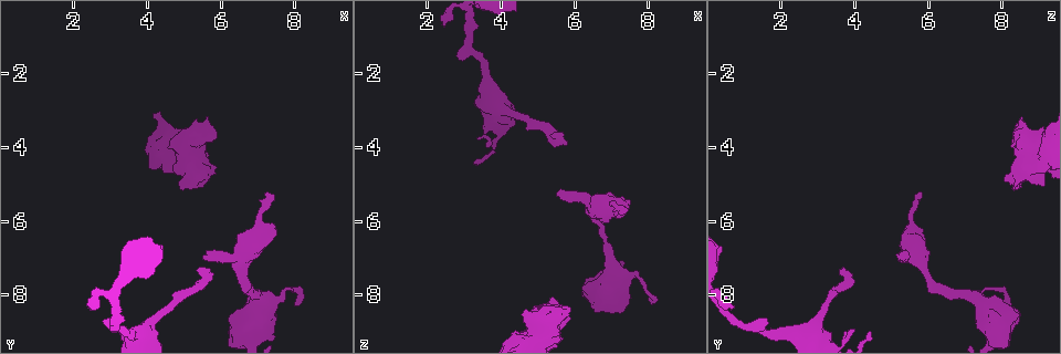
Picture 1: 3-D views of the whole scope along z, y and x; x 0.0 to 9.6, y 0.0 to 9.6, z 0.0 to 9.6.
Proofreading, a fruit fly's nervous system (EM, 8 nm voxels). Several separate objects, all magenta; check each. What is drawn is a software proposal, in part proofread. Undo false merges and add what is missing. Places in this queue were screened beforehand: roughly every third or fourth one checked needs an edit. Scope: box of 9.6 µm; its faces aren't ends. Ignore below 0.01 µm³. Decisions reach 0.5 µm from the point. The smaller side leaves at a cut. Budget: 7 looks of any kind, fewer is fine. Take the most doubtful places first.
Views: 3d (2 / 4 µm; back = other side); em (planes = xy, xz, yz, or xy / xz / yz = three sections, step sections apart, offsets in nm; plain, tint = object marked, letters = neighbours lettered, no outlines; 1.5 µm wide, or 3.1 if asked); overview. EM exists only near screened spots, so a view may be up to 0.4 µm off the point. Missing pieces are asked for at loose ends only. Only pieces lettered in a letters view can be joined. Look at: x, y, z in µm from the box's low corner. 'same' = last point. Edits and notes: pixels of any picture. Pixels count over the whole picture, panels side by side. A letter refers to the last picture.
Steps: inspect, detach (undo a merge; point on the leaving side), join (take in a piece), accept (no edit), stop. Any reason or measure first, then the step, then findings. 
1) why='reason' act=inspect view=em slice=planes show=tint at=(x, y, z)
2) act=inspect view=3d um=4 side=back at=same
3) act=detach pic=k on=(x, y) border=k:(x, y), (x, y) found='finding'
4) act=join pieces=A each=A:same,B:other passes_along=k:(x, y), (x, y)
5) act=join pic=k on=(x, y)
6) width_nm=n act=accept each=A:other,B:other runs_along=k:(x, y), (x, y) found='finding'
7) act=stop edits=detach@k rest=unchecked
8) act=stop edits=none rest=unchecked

why='thick end' act=inspect view=em slice=planes show=letters at=(5.90, 4.75, 8.50)

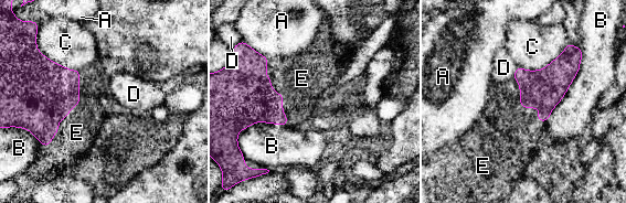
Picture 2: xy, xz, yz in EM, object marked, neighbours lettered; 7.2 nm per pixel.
act=join pieces=E each=A:other,B:other,C:other,D:other,E:same found='it goes on there'

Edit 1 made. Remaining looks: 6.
why='thin end' act=inspect view=em slice=xy step=4 show=tint at=(8.00, 8.30, 8.10)

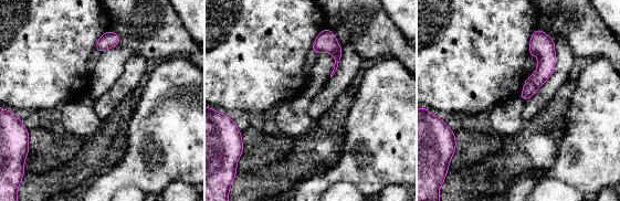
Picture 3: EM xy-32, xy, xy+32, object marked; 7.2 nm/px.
act=inspect view=em slice=planes show=letters at=same

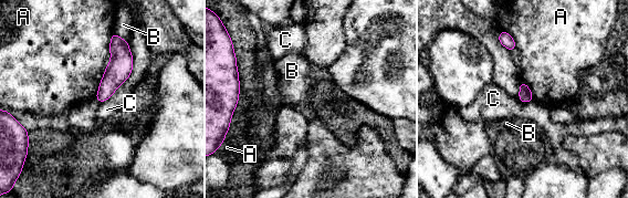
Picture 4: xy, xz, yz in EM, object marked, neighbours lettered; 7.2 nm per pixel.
width_nm=100 act=accept each=A:other,B:other,C:other found='no lettered piece goes on from it'

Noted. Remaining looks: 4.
why='tapers out' act=inspect view=3d um=4 at=(3.70, 9.00, 4.05)

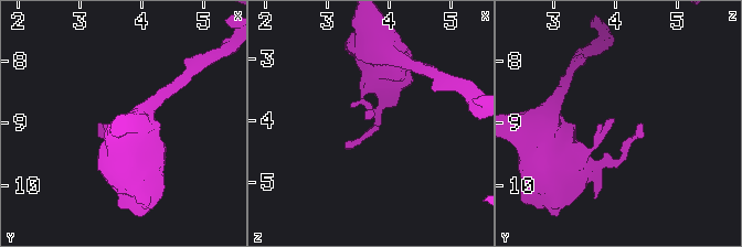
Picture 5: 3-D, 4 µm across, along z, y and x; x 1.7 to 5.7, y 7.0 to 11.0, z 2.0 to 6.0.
act=inspect view=em slice=planes show=letters at=(3.60, 8.95, 4.00)

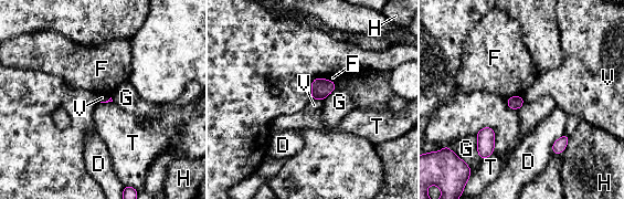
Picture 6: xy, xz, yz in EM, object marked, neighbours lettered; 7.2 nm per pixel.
act=accept each=D:other,F:other,G:other,H:other,T:other,V:other border=6:(312, 97), (323, 101) found='none of them fits'

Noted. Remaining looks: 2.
act=stop edits=join@2 rest=unchecked

